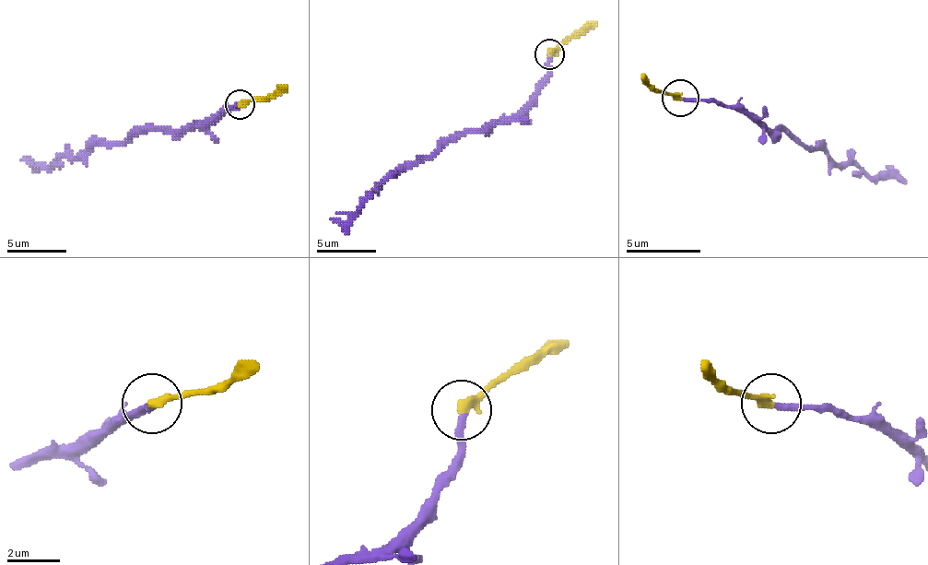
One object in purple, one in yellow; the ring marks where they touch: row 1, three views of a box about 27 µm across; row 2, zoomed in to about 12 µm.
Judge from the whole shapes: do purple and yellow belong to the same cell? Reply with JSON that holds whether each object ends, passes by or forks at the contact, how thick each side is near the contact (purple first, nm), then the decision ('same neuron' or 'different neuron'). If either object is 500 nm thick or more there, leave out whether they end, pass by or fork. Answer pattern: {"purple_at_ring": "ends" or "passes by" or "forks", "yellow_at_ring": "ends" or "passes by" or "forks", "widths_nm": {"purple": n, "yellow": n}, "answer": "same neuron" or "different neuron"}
{"purple_at_ring": "ends", "yellow_at_ring": "ends", "widths_nm": {"purple": 280, "yellow": 380}, "answer": "same neuron"}

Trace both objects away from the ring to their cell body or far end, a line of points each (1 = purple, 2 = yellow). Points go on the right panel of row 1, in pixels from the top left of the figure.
1: (681, 97), (715, 100), (767, 131), (819, 146), (838, 164), (861, 164), (872, 175), (890, 171), (886, 168)
2: (681, 97), (659, 93), (640, 75)

